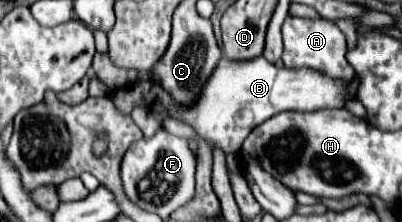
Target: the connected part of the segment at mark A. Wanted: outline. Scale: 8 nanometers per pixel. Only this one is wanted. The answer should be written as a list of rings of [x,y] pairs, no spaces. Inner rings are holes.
[[[287,17],[283,23],[283,63],[287,67],[313,67],[321,73],[327,73],[329,77],[343,77],[347,81],[353,79],[353,69],[347,65],[345,53],[347,43],[341,29],[325,19],[299,19],[299,17]]]

